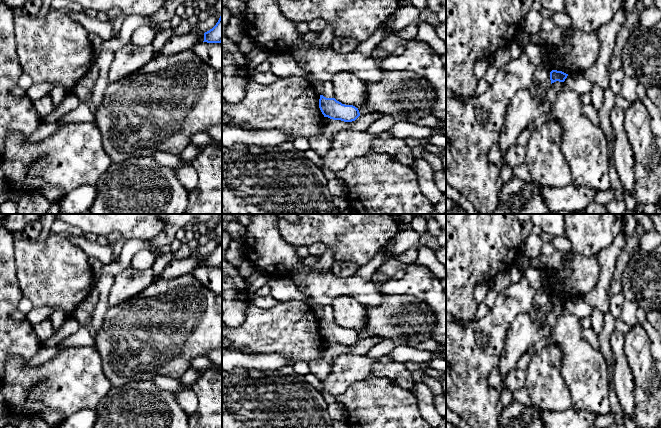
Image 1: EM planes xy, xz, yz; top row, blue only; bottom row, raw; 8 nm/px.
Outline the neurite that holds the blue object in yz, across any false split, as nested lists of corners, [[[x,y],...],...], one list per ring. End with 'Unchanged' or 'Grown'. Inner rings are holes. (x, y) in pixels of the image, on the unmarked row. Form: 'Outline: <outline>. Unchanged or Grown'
Outline: [[[552,294],[550,296],[550,304],[551,308],[559,305],[559,306],[564,306],[565,303],[567,302],[568,298],[562,296],[562,295],[557,295],[557,294]]]. Unchanged

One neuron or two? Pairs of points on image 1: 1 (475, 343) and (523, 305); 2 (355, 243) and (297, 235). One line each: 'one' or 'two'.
1: one
2: one

